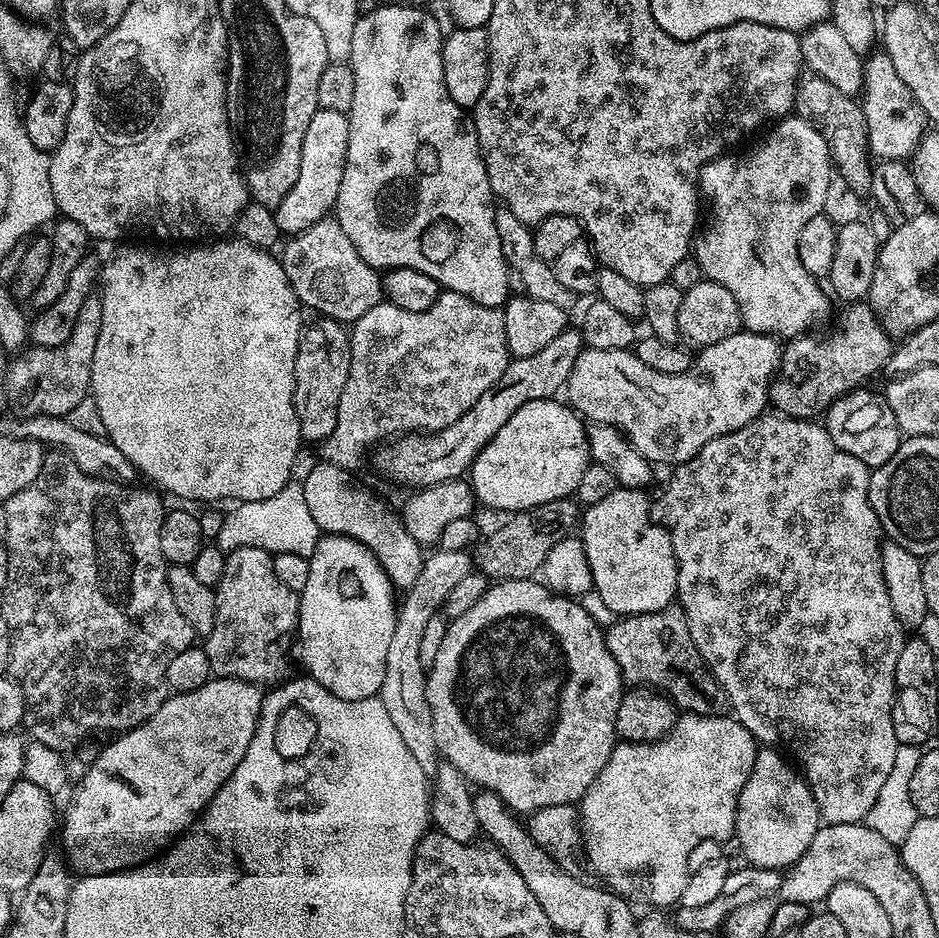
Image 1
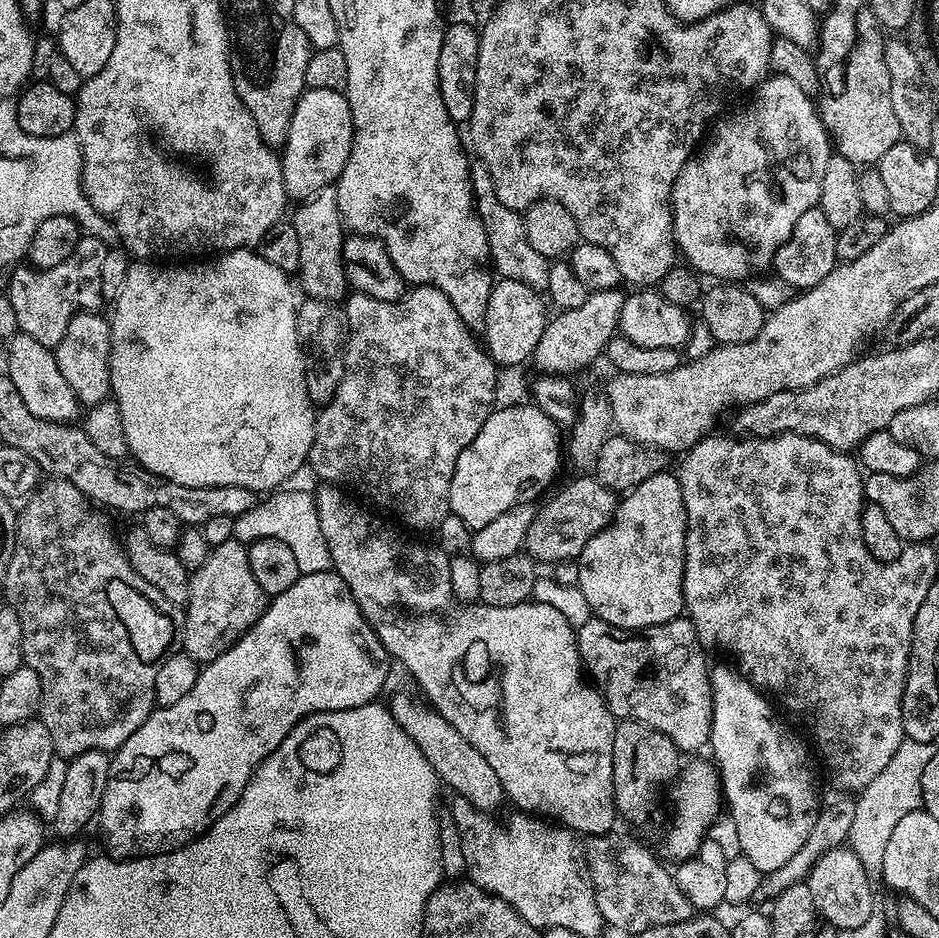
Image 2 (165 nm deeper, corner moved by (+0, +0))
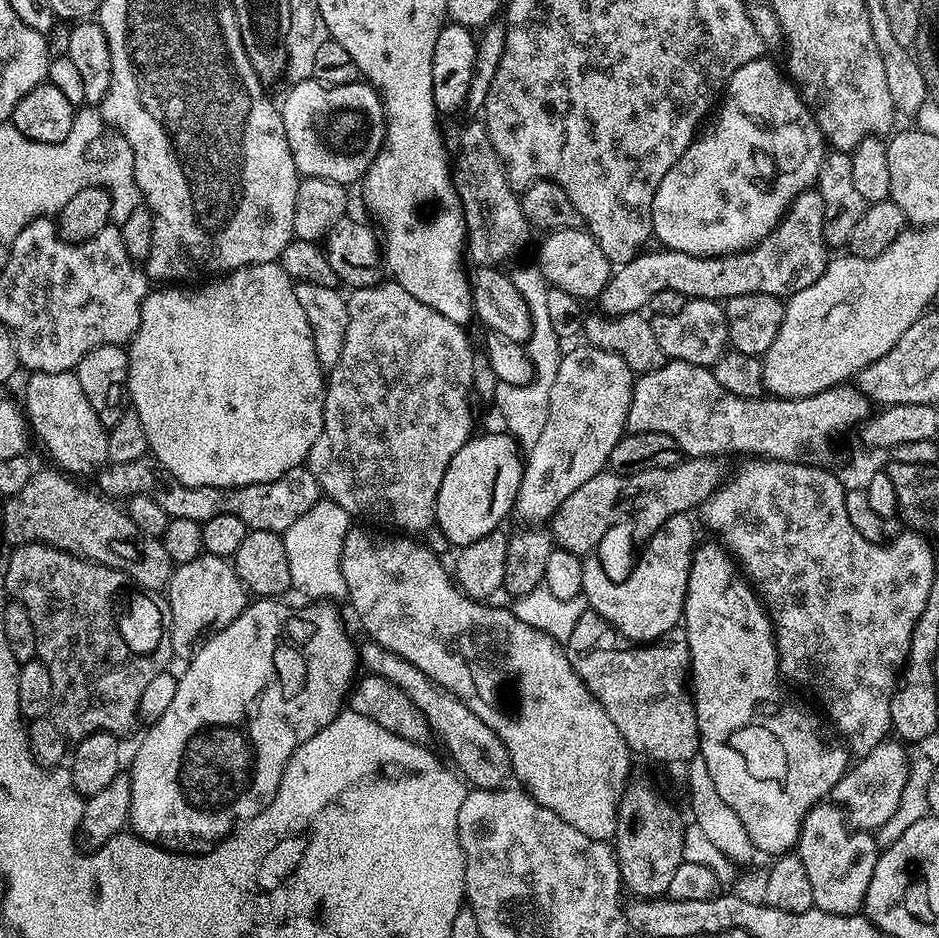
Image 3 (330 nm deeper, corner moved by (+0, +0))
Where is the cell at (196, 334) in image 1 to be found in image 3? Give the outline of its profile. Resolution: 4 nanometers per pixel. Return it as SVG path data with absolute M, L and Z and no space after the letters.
M278 262L270 264L249 264L247 268L235 268L233 272L221 275L213 284L204 284L201 288L192 286L160 286L149 291L140 308L140 325L136 335L130 341L128 353L128 391L127 399L132 400L131 407L142 418L142 430L146 430L146 442L149 453L161 468L171 476L178 478L186 486L218 486L219 488L237 488L262 482L274 482L286 474L286 470L301 467L307 461L318 434L322 434L324 421L324 389L326 372L318 362L314 350L314 338L310 334L310 322L298 302L296 284L282 270Z

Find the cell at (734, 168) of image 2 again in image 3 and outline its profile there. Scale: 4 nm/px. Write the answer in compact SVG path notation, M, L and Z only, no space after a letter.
M768 58L751 60L734 70L719 105L720 113L719 108L715 113L716 121L703 129L704 136L702 132L693 139L682 158L670 166L666 178L658 182L652 203L652 236L660 239L665 249L695 256L744 252L778 226L795 196L815 185L826 141L796 85L780 72Z

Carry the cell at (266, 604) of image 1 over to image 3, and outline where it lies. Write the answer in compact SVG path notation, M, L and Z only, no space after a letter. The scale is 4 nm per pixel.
M207 554L194 558L194 562L175 565L172 577L168 580L166 595L172 619L172 623L168 625L168 633L172 655L176 658L191 657L194 645L201 637L213 630L230 626L230 622L243 614L250 603L250 593L238 578L231 559Z

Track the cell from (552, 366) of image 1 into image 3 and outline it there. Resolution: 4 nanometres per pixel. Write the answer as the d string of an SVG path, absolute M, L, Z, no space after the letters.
M810 187L793 198L792 205L788 207L783 218L778 222L778 226L774 226L774 230L770 230L770 234L766 234L766 238L762 238L756 245L747 248L744 252L732 252L729 256L695 256L671 250L641 251L640 255L635 256L630 262L619 265L613 271L598 298L599 311L610 316L640 312L650 304L654 294L661 293L662 290L676 290L687 298L717 302L755 292L781 298L790 297L798 290L806 290L806 286L814 286L814 282L818 282L818 278L826 270L830 259L830 245L824 241L823 221L822 194L817 192L815 187Z

